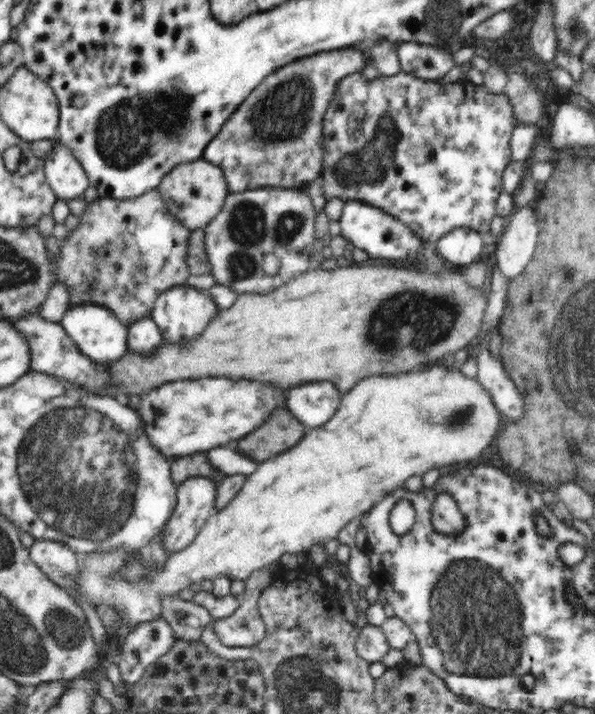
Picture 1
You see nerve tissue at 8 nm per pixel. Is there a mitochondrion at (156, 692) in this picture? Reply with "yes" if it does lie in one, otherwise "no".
yes

